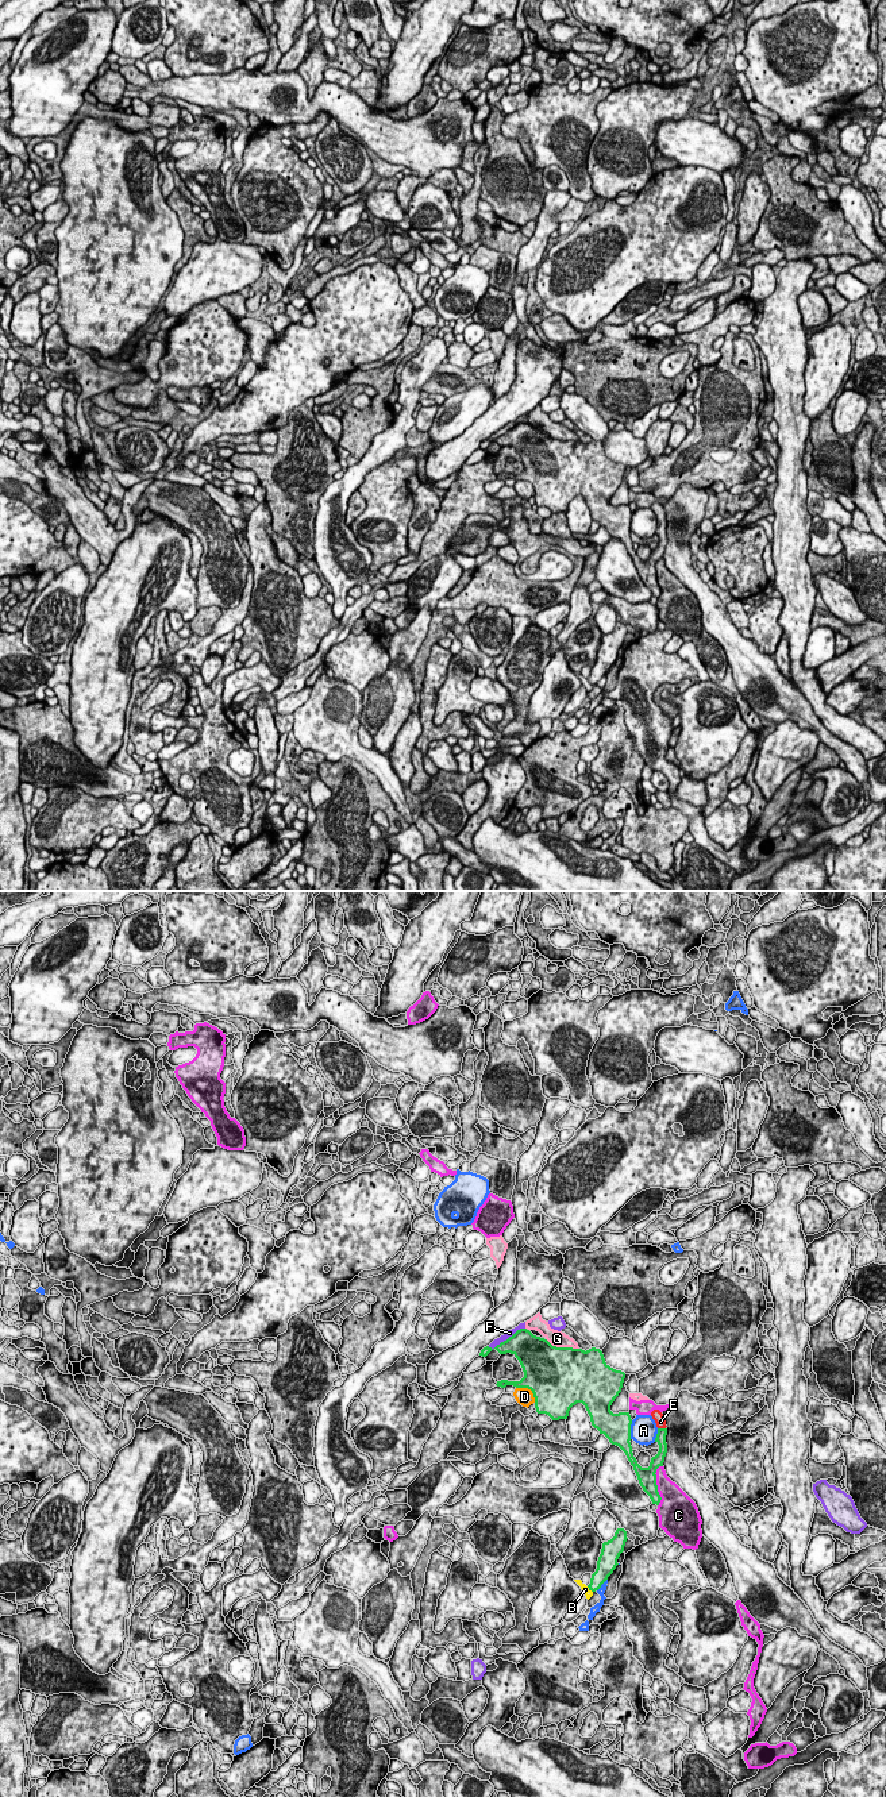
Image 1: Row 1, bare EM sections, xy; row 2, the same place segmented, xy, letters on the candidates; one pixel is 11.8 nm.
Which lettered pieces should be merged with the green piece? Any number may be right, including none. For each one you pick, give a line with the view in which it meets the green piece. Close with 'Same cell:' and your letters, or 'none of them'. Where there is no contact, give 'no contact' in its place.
E: xy
Same cell: E

